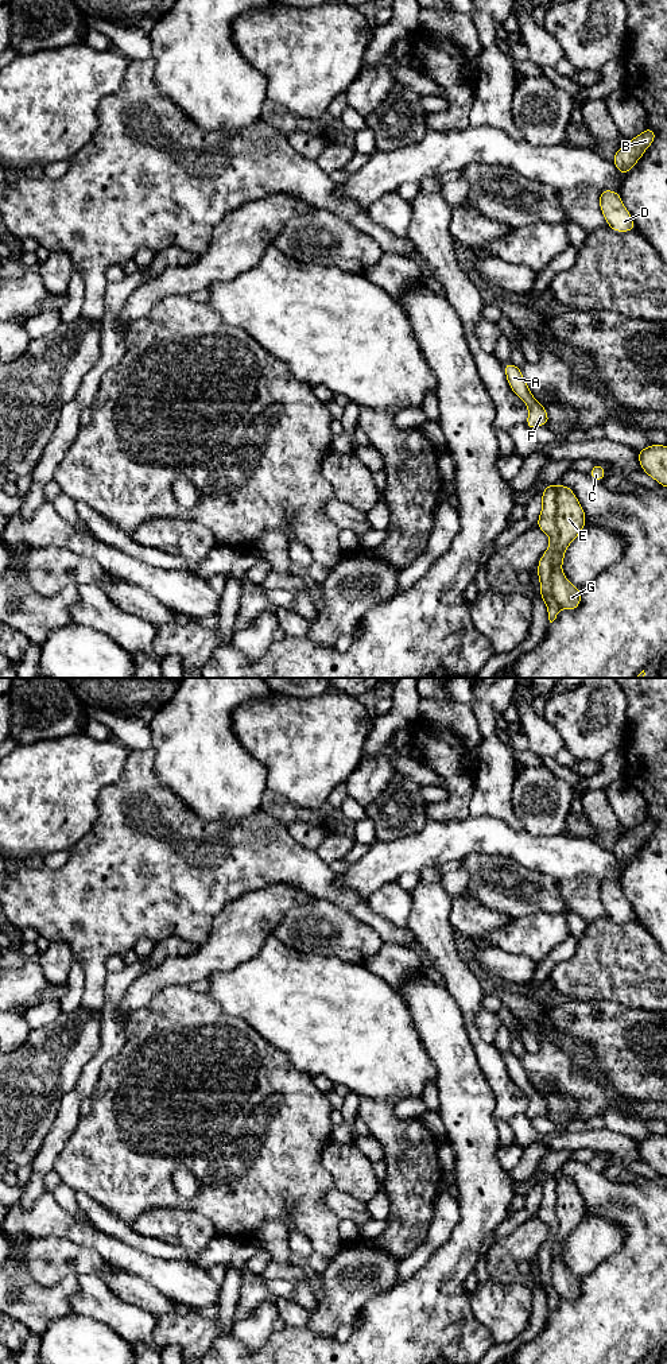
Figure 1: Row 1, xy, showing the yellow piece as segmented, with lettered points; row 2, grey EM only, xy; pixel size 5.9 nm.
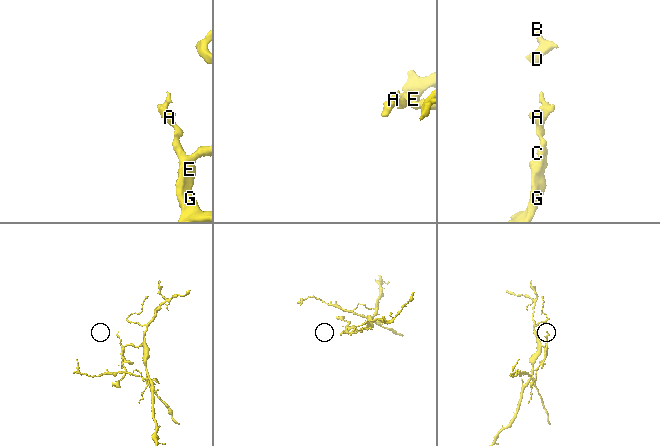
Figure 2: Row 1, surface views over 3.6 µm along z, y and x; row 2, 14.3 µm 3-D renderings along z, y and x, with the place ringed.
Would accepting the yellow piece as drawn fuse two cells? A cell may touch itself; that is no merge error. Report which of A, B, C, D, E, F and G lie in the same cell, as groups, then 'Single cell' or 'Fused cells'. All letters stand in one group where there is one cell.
Groups: A F / B C D E G. Fused cells

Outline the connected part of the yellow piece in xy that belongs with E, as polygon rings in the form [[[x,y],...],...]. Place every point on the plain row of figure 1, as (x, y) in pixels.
[[[559,1175],[557,1181],[555,1214],[558,1231],[554,1239],[551,1282],[561,1298],[574,1301],[581,1295],[581,1280],[563,1264],[565,1240],[586,1216],[586,1206],[573,1179]]]

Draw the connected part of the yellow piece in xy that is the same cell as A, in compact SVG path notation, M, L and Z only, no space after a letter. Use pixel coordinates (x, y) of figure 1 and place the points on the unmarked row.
M512 1053L503 1054L503 1057L511 1080L527 1094L527 1117L534 1120L538 1116L550 1115L547 1101L542 1093L532 1086L528 1074L521 1065L521 1058L513 1055Z

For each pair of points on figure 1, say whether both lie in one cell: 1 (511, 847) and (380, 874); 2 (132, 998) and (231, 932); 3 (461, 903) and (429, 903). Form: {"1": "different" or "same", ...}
{"1": "same", "2": "same", "3": "different"}

